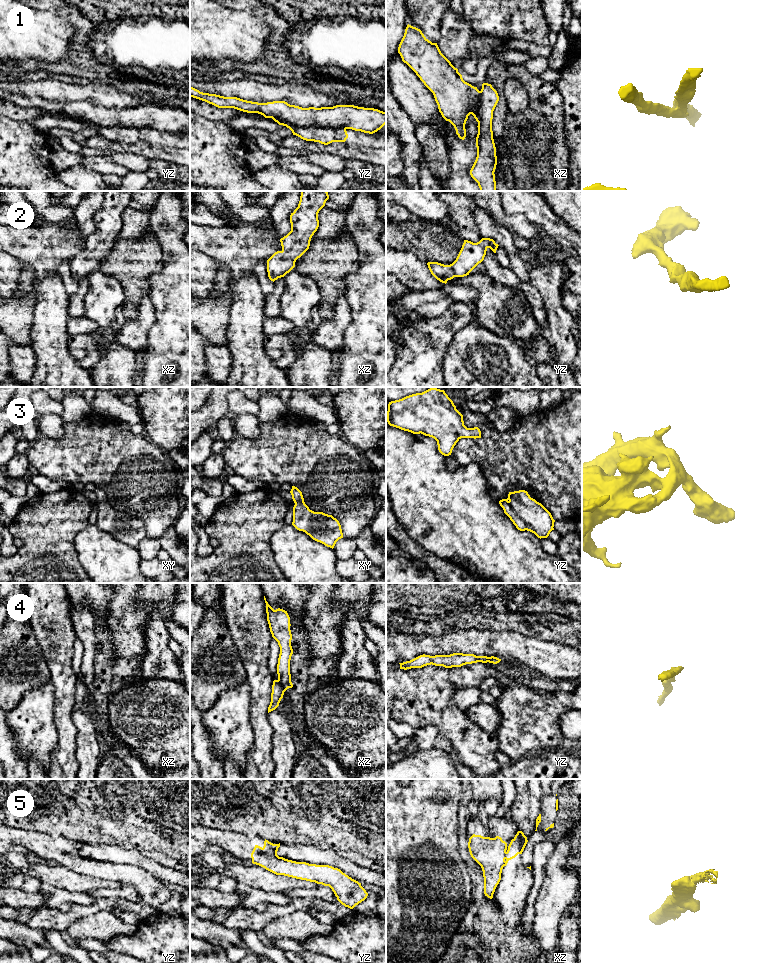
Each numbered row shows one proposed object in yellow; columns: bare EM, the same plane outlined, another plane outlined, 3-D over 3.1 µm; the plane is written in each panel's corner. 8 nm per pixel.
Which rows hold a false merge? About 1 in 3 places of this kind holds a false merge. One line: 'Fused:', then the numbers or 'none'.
Fused: 1, 5

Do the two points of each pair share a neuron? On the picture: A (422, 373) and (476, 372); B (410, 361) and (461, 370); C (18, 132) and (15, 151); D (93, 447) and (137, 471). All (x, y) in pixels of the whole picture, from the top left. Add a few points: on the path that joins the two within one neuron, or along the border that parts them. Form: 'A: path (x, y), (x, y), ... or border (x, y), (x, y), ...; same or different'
A: border (446, 350), (442, 364), (443, 376); different
B: border (446, 349), (442, 364), (443, 376); different
C: path (18, 137), (17, 146); same
D: path (104, 453), (126, 466); same

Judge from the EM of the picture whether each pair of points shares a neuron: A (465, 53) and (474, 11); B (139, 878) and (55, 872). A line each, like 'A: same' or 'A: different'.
A: different
B: different

